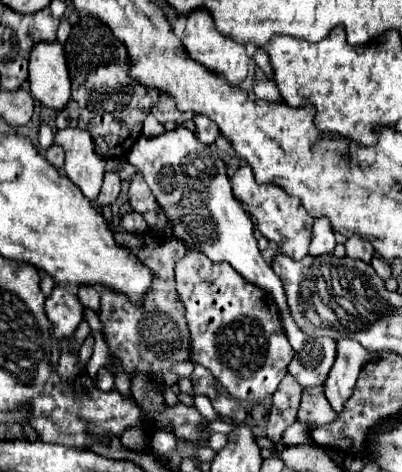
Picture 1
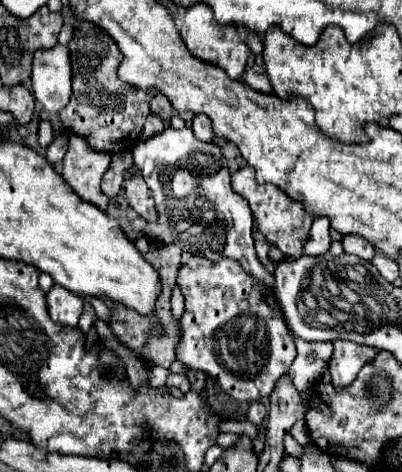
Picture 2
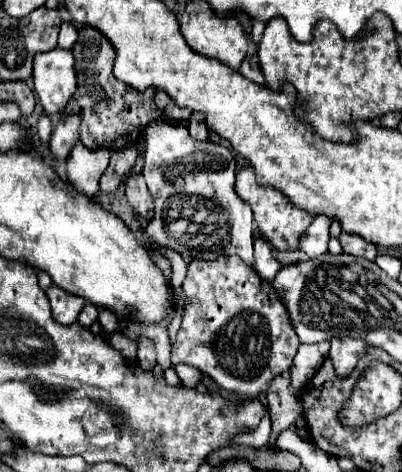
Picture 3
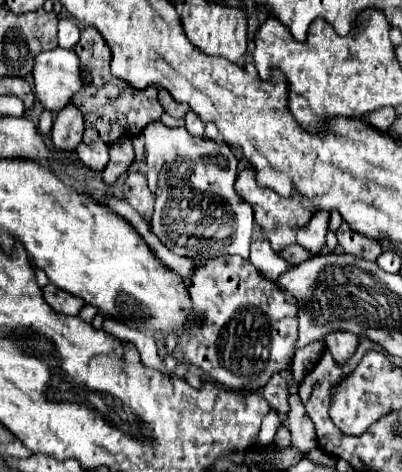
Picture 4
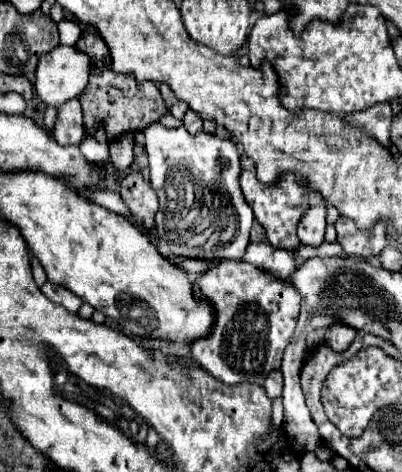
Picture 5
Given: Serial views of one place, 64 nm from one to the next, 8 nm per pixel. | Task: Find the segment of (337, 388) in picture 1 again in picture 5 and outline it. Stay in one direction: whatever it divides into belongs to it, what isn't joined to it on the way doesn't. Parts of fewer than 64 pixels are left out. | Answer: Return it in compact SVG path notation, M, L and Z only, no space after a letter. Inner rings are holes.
M332 324L326 330L326 344L330 344L330 348L334 352L344 352L352 344L354 336L356 336L356 330L354 328L348 328L346 324L344 326Z

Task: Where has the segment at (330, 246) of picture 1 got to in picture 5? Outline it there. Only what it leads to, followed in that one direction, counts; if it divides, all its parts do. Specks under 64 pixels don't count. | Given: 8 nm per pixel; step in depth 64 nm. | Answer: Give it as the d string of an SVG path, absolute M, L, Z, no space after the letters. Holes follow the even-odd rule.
M314 204L298 224L298 238L302 244L320 246L324 242L324 230L326 230L326 206Z

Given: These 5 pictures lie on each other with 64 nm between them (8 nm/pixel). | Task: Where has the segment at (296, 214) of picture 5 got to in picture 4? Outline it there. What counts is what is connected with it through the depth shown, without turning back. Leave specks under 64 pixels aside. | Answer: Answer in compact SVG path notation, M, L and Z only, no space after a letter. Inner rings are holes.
M244 168L238 174L236 180L236 192L240 194L242 200L246 200L252 210L254 210L254 220L258 222L258 226L262 228L262 232L266 234L266 238L270 240L272 248L276 252L284 250L286 246L296 242L296 232L300 228L304 228L308 224L308 220L312 218L314 210L312 204L308 204L308 200L300 200L300 196L290 196L290 198L282 198L276 192L272 192L270 188L260 188L254 180L254 168Z

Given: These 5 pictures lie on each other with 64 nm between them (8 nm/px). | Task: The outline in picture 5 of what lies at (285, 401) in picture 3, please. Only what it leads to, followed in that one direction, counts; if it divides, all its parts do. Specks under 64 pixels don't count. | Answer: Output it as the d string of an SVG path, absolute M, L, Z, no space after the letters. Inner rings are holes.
M280 370L272 372L272 376L268 376L268 380L264 382L264 390L270 400L282 396L282 372Z

